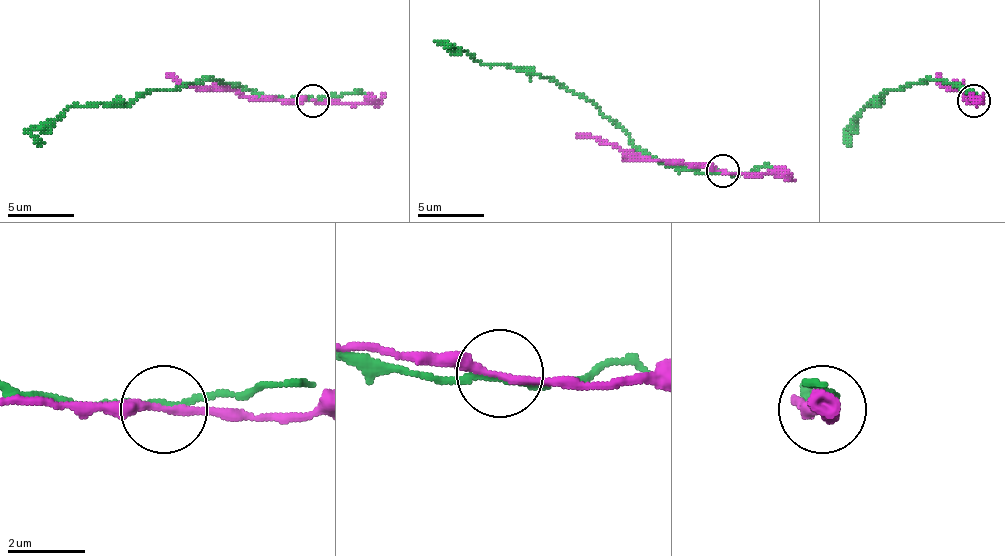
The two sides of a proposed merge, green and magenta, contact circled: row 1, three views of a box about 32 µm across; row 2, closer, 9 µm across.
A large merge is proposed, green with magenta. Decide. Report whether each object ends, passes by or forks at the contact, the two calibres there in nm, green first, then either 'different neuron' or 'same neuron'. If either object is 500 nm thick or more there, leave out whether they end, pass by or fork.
green passes by; magenta passes by; 130 nm thick on the green side, 200 nm on the other; same neuron

